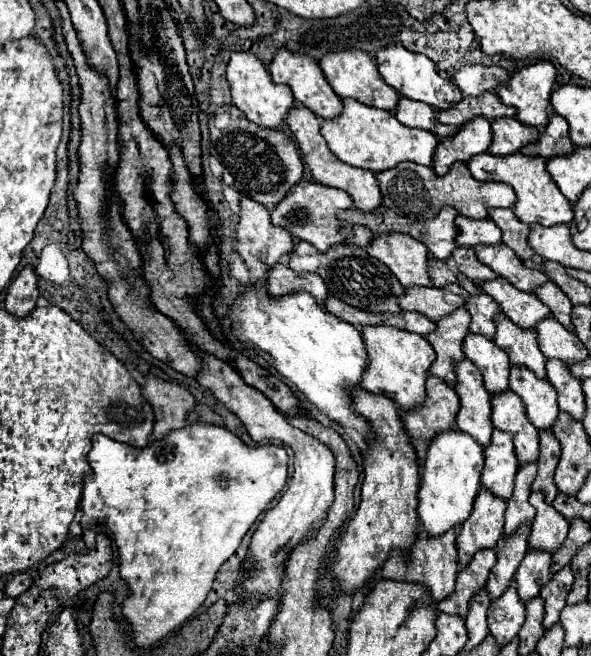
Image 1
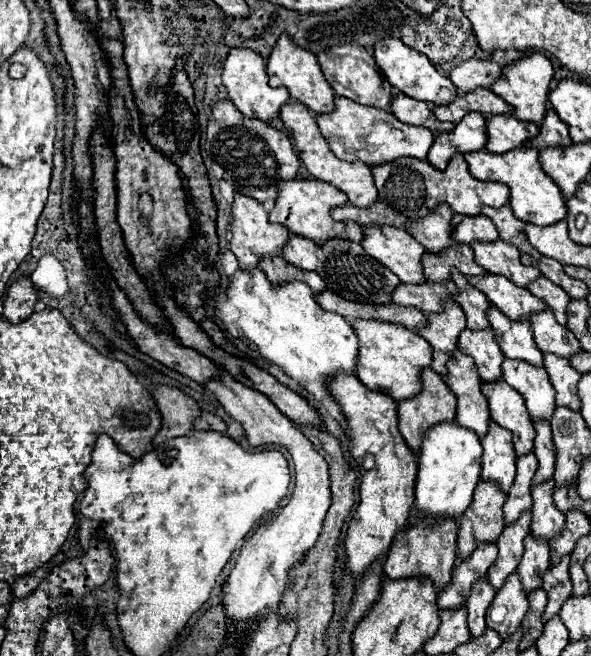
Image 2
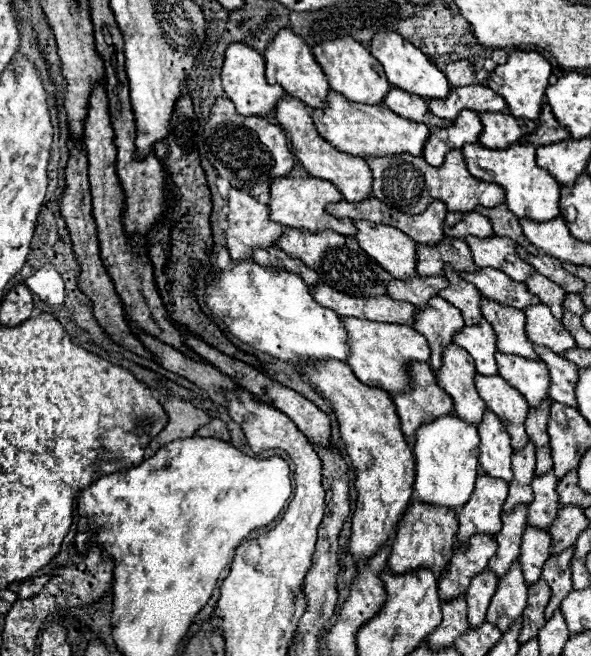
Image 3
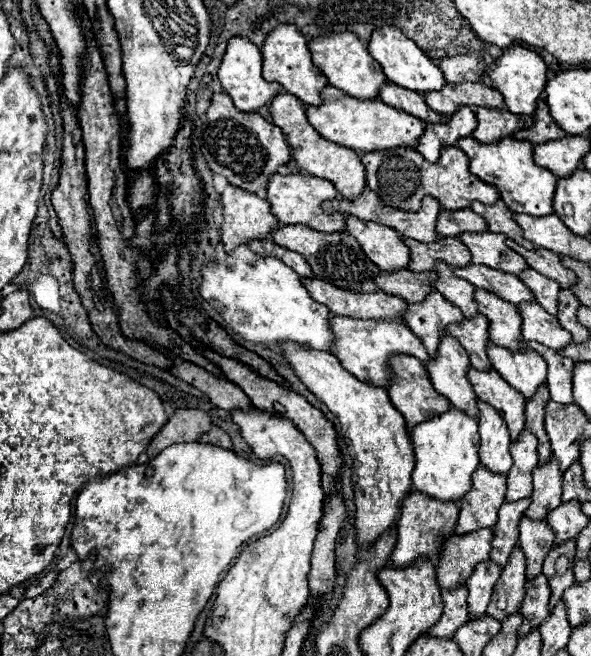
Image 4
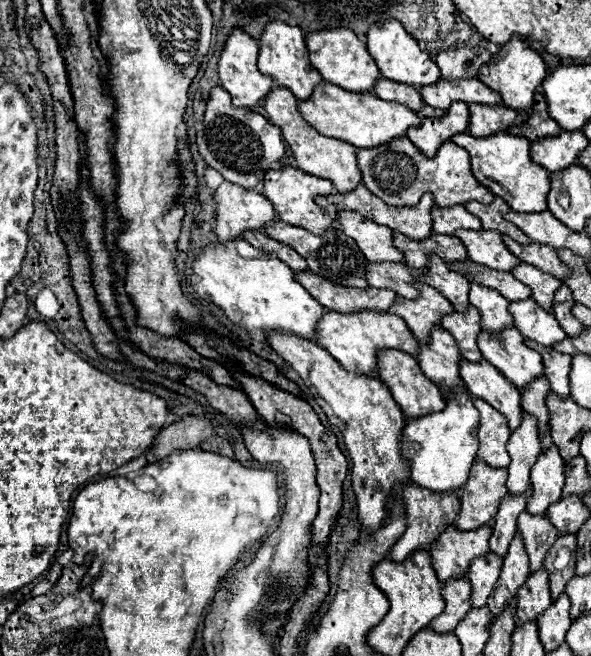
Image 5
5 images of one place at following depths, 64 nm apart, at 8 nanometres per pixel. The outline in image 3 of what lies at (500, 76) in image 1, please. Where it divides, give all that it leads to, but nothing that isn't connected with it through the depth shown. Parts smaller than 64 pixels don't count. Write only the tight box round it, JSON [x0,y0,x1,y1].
[444,58,498,86]

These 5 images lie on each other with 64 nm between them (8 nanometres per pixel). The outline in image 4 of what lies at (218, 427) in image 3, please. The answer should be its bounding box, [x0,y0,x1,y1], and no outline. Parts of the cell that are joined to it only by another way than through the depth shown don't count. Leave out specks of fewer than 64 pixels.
[198,426,232,450]

